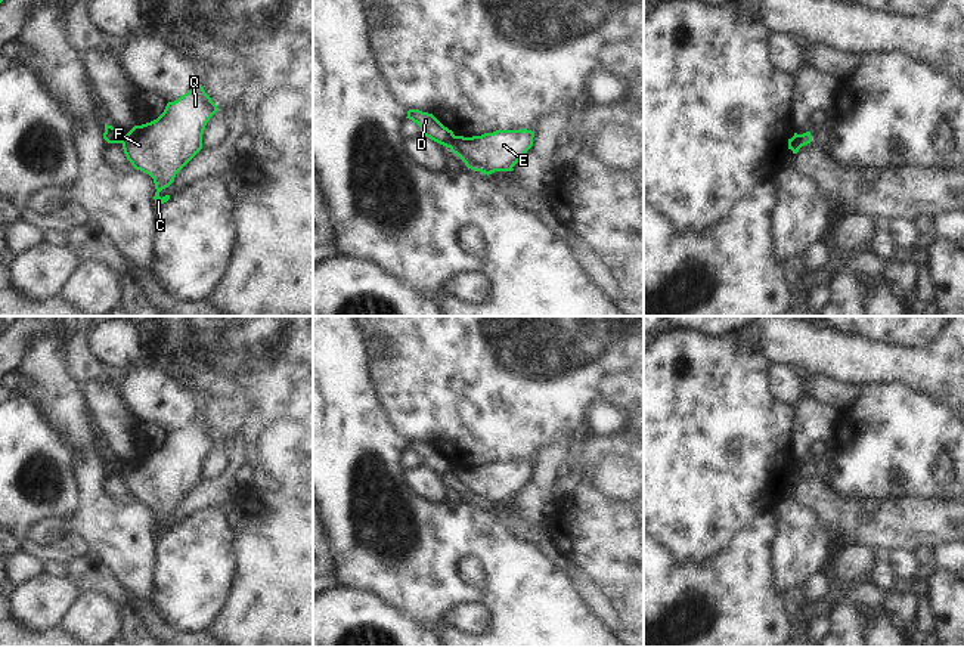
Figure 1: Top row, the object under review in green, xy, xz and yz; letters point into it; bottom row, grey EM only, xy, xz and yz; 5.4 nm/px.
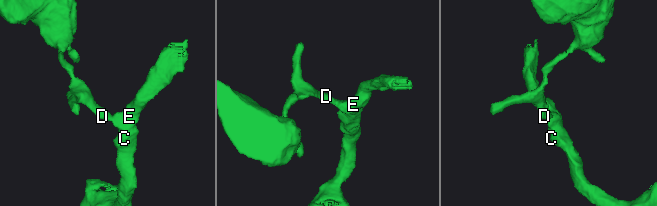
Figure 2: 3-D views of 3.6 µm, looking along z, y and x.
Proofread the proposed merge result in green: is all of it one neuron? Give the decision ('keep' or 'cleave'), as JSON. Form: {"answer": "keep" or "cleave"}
{"answer": "cleave"}

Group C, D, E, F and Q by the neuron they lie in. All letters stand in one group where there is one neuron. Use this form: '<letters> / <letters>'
C E F Q / D

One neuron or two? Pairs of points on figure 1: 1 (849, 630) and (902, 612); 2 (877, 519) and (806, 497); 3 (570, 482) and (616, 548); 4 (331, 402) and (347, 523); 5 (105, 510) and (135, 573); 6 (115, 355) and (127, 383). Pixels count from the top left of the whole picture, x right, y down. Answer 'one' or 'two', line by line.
1: two
2: one
3: two
4: one
5: one
6: two

